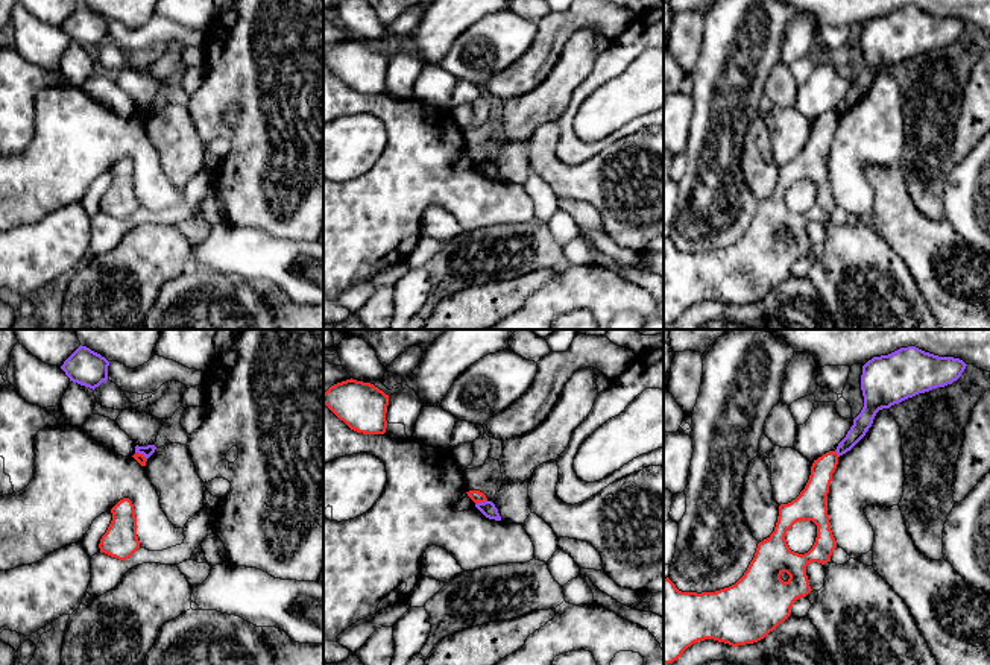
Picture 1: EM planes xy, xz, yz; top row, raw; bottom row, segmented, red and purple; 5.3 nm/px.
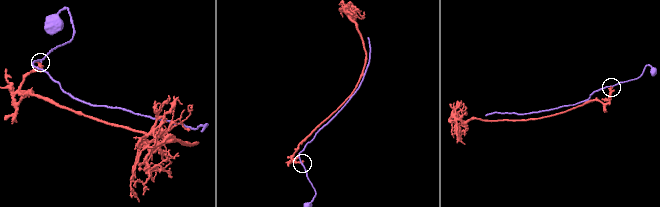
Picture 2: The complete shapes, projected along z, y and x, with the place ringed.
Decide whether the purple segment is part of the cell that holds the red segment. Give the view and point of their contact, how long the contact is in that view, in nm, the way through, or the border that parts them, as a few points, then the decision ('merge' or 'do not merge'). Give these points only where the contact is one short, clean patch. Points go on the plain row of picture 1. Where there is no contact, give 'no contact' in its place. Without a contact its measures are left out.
xz (480, 161) | 70 nm | along xz (486, 160), (476, 164) | do not merge

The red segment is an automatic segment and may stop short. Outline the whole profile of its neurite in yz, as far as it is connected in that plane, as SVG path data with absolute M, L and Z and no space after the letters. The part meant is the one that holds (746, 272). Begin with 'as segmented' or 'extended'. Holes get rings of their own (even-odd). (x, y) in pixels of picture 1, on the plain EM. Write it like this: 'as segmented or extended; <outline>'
as segmented; M829 111L814 120L805 149L791 162L779 165L774 191L758 203L753 220L735 244L697 254L682 252L668 237L664 238L664 325L677 320L698 301L714 299L732 307L761 301L791 275L796 260L812 251L806 226L811 222L821 225L831 222L837 208L828 175L828 153L837 124L837 111ZM799 181L812 181L817 185L815 202L805 214L791 211L785 199L787 191Z

